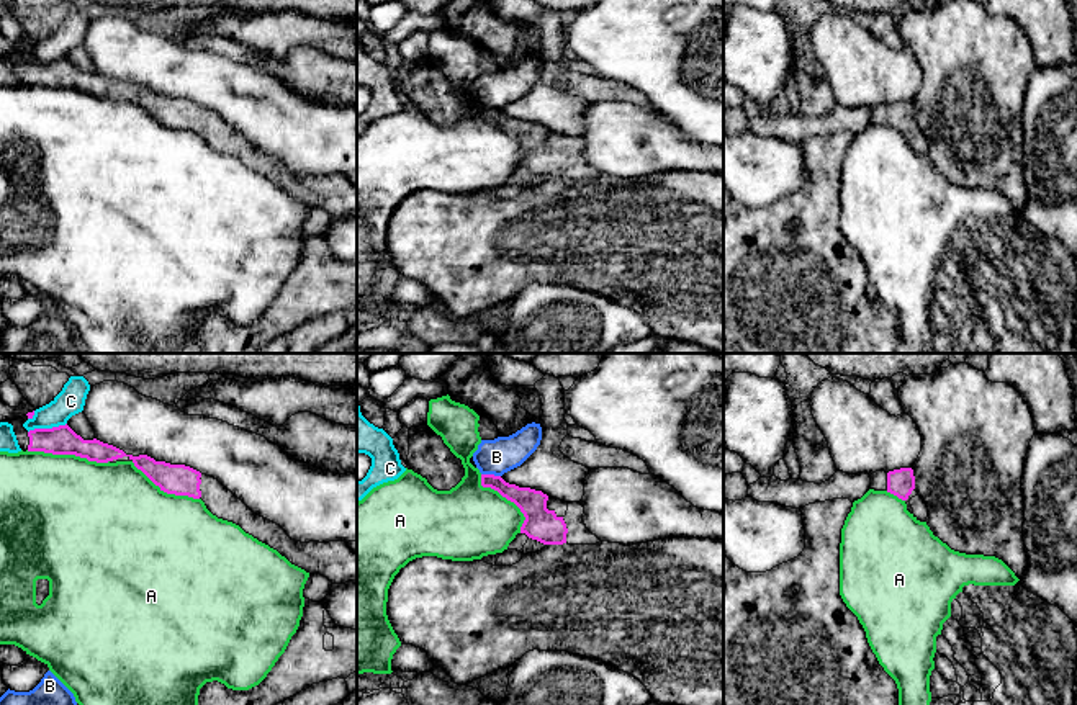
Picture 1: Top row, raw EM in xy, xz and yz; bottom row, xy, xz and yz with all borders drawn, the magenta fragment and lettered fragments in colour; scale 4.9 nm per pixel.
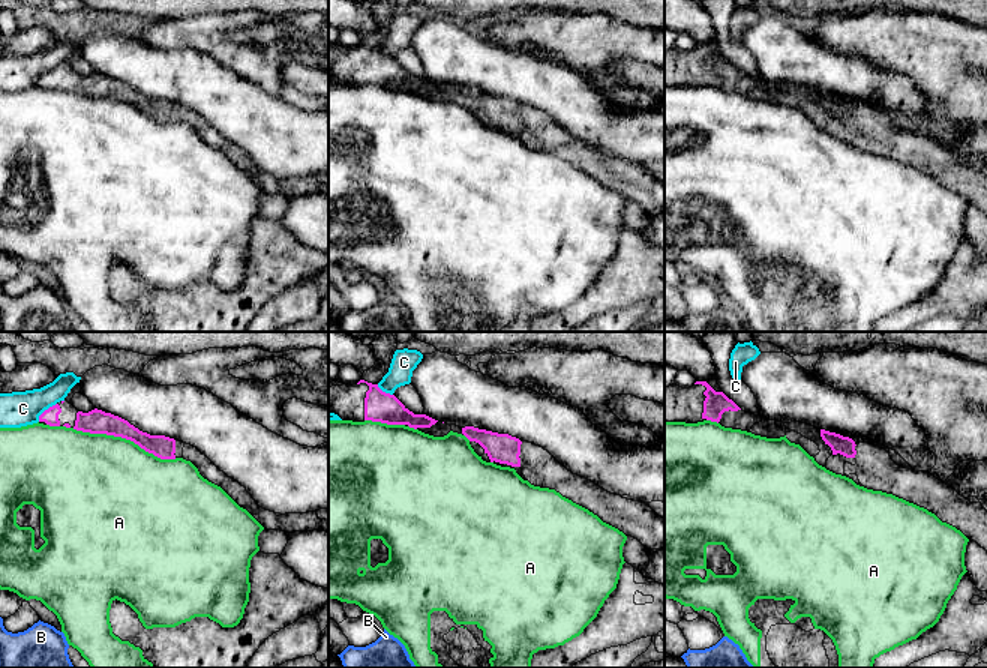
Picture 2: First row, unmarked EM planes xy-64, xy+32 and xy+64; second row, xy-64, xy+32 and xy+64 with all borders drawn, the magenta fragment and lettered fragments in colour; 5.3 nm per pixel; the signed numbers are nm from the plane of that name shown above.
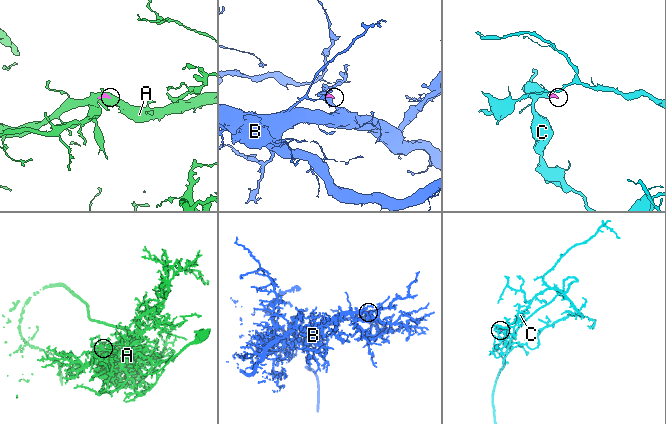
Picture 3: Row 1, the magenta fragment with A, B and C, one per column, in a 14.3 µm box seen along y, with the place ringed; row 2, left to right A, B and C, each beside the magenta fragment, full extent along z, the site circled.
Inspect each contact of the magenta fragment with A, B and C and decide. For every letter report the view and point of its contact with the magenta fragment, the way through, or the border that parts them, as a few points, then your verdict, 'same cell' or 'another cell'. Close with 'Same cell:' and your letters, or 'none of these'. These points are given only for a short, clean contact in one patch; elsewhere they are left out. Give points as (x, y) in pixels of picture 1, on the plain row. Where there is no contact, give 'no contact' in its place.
A: contact xy (67, 87); another cell
B: contact xz (491, 108); border xz (482, 107), (500, 110); another cell
C: contact xy (46, 62); border xy (66, 56), (56, 61), (35, 61), (28, 66); another cell
Same cell: none of these

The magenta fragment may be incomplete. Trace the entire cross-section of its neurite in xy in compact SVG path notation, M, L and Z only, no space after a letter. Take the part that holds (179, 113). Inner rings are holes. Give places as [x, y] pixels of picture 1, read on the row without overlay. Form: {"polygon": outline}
{"polygon": "M34 44L18 52L3 54L13 59L23 85L75 88L97 97L108 97L128 90L160 124L201 132L213 149L239 159L246 167L277 183L291 198L306 206L321 208L332 218L345 218L357 213L357 188L345 175L295 175L280 159L254 147L241 132L211 110L201 108L185 98L155 95L147 88L126 88L123 83L97 72L83 74L67 57L28 65L23 57L33 52L33 49Z"}

